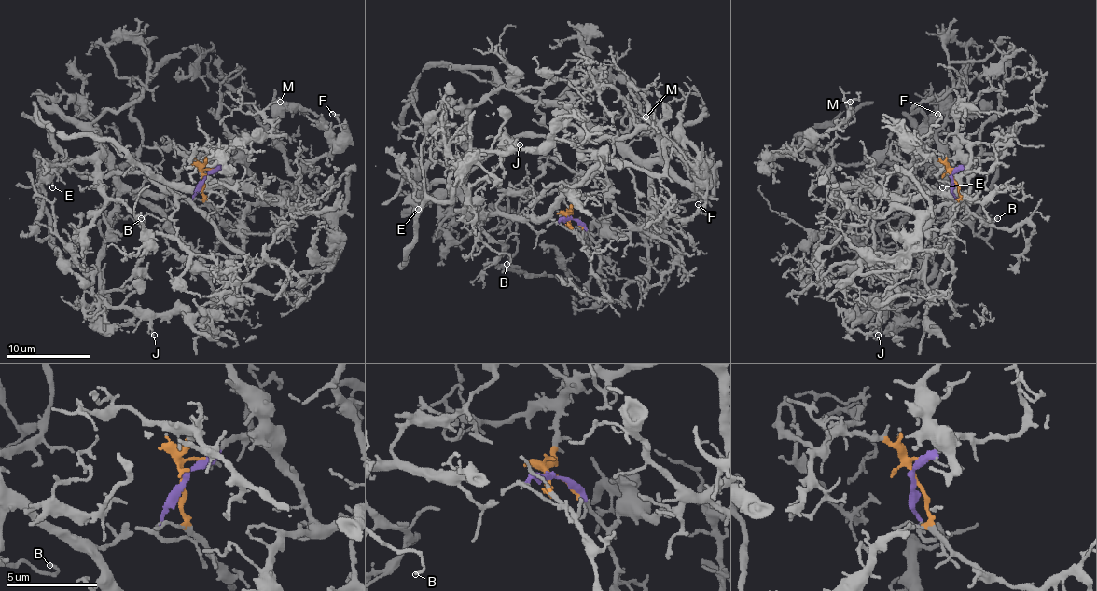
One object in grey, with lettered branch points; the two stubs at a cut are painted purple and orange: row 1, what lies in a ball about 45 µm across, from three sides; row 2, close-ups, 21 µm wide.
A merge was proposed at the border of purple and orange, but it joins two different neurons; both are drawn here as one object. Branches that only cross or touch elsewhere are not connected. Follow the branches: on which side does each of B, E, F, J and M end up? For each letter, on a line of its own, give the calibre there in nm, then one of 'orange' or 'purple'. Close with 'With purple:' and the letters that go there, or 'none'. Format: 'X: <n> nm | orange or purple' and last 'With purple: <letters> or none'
B: 130 nm | purple
E: 130 nm | purple
F: 200 nm | orange
J: 110 nm | purple
M: 150 nm | orange
With purple: B, E, J

